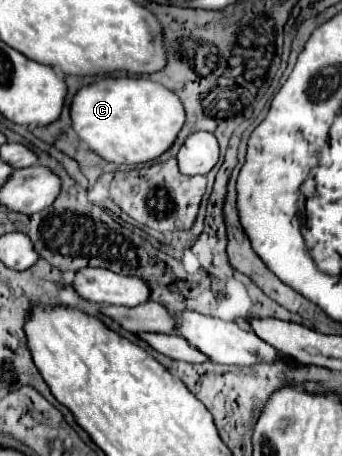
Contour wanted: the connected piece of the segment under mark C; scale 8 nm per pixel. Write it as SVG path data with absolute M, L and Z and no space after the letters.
M106 77L82 87L72 101L72 129L94 153L116 165L150 163L162 157L184 127L180 99L160 83L136 77Z

